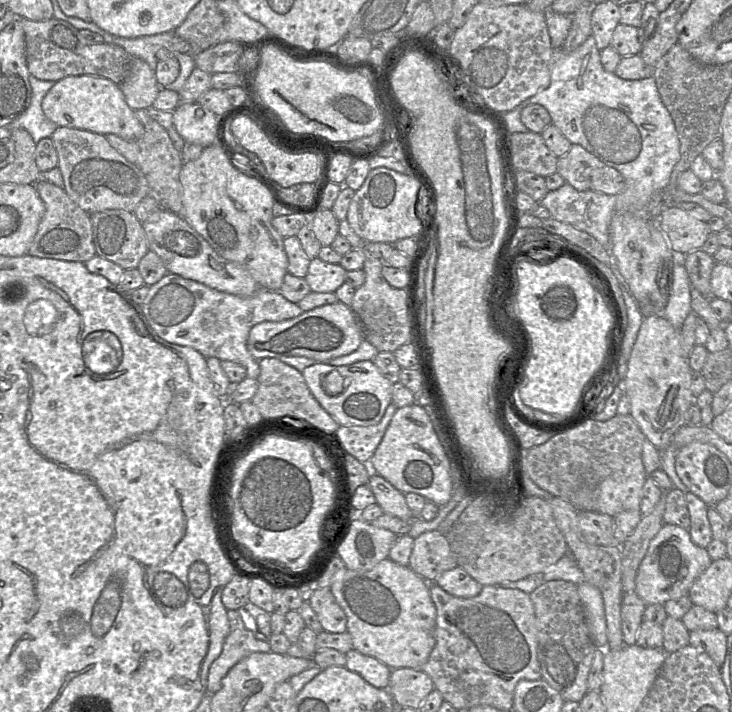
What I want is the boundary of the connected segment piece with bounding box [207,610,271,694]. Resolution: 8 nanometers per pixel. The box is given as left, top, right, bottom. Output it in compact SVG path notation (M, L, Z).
M227 610L229 634L225 639L221 654L216 658L208 673L207 693L214 694L221 688L222 679L229 670L252 653L268 653L271 647L268 641L258 639L245 626L237 610Z

